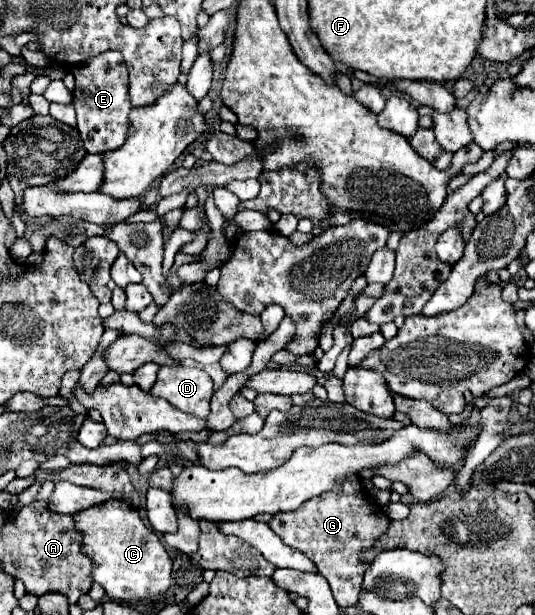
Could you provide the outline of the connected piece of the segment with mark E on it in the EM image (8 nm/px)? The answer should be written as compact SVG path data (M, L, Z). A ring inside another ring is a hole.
M103 52L91 58L87 64L77 64L71 68L75 74L77 86L73 90L73 106L77 112L77 130L83 140L83 146L89 154L101 154L107 150L117 150L127 140L129 132L129 82L127 66L121 52Z

